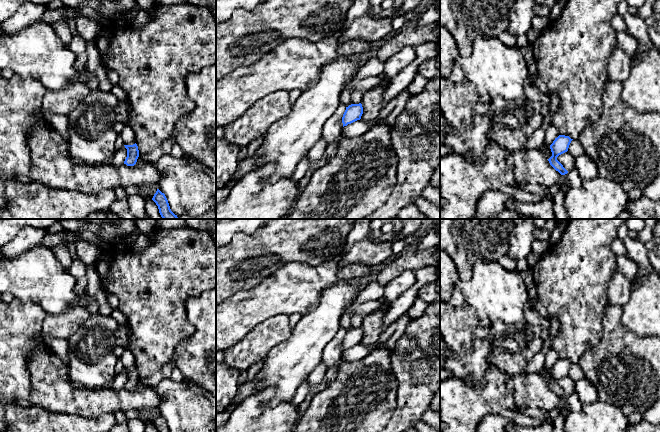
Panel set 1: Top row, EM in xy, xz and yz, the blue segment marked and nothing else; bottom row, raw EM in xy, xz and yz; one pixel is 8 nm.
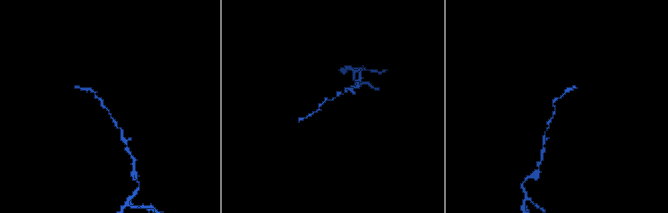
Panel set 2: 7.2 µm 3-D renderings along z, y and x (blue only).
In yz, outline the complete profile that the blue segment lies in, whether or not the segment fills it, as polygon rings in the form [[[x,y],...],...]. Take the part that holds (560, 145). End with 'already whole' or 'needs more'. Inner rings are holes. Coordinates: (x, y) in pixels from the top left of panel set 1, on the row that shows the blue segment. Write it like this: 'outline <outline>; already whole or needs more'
outline [[[559,135],[550,145],[552,156],[548,159],[550,165],[558,171],[561,175],[565,175],[568,171],[557,160],[557,157],[568,151],[569,145],[573,139],[569,136]]]; already whole

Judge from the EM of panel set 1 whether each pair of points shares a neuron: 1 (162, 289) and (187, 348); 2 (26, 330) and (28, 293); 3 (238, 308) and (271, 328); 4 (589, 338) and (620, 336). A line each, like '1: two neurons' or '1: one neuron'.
1: two neurons
2: two neurons
3: two neurons
4: two neurons

